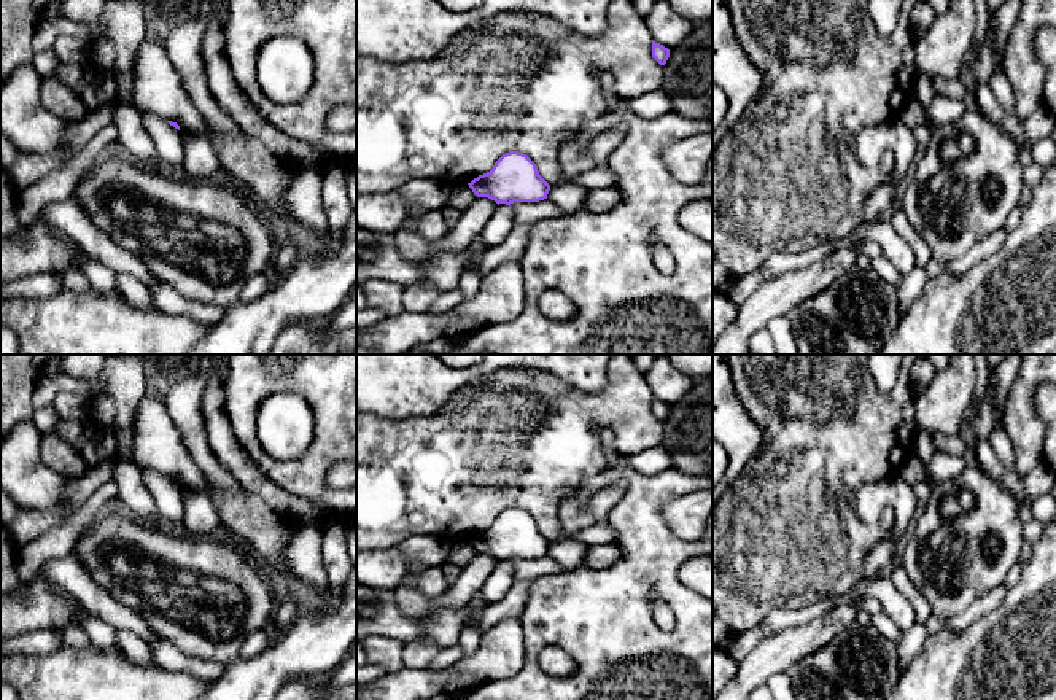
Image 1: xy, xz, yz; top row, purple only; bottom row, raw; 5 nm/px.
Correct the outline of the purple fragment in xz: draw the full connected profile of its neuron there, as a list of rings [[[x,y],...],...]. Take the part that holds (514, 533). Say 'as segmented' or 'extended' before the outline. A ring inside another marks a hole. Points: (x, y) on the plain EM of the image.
as segmented | [[[523,509],[503,511],[493,525],[468,539],[477,554],[488,554],[498,562],[539,558],[547,555],[550,541],[539,531],[536,520]]]

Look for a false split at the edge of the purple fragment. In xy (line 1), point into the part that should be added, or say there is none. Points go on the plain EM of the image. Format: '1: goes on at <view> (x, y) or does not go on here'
1: does not go on here

